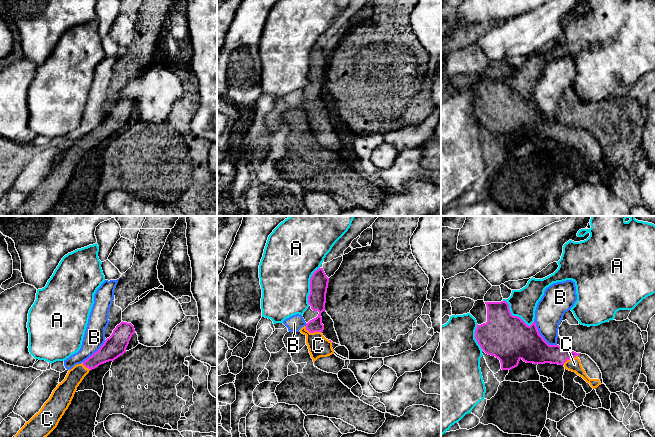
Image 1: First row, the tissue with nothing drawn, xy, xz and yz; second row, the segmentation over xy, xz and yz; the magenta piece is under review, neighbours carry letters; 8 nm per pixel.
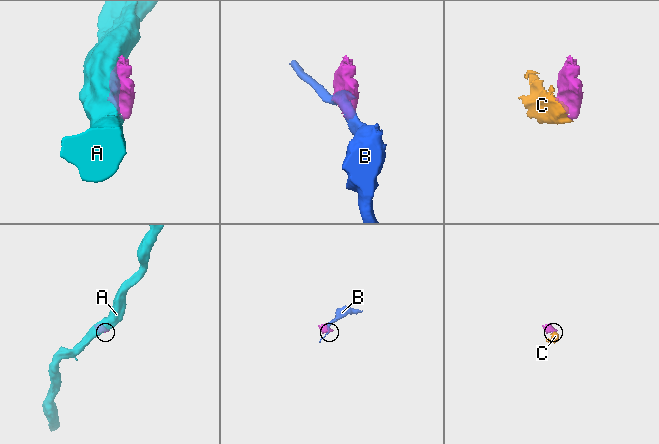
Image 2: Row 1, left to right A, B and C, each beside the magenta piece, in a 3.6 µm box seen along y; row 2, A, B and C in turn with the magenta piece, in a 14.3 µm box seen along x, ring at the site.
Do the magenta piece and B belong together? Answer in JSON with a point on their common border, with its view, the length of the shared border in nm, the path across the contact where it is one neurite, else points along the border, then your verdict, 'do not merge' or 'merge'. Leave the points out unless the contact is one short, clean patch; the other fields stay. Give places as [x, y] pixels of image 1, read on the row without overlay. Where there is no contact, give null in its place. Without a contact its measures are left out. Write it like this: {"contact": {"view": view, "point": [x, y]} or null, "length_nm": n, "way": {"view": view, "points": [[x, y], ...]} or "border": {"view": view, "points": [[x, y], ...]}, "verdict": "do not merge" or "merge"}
{"contact": {"view": "yz", "point": [541, 112]}, "length_nm": 280, "verdict": "do not merge"}

